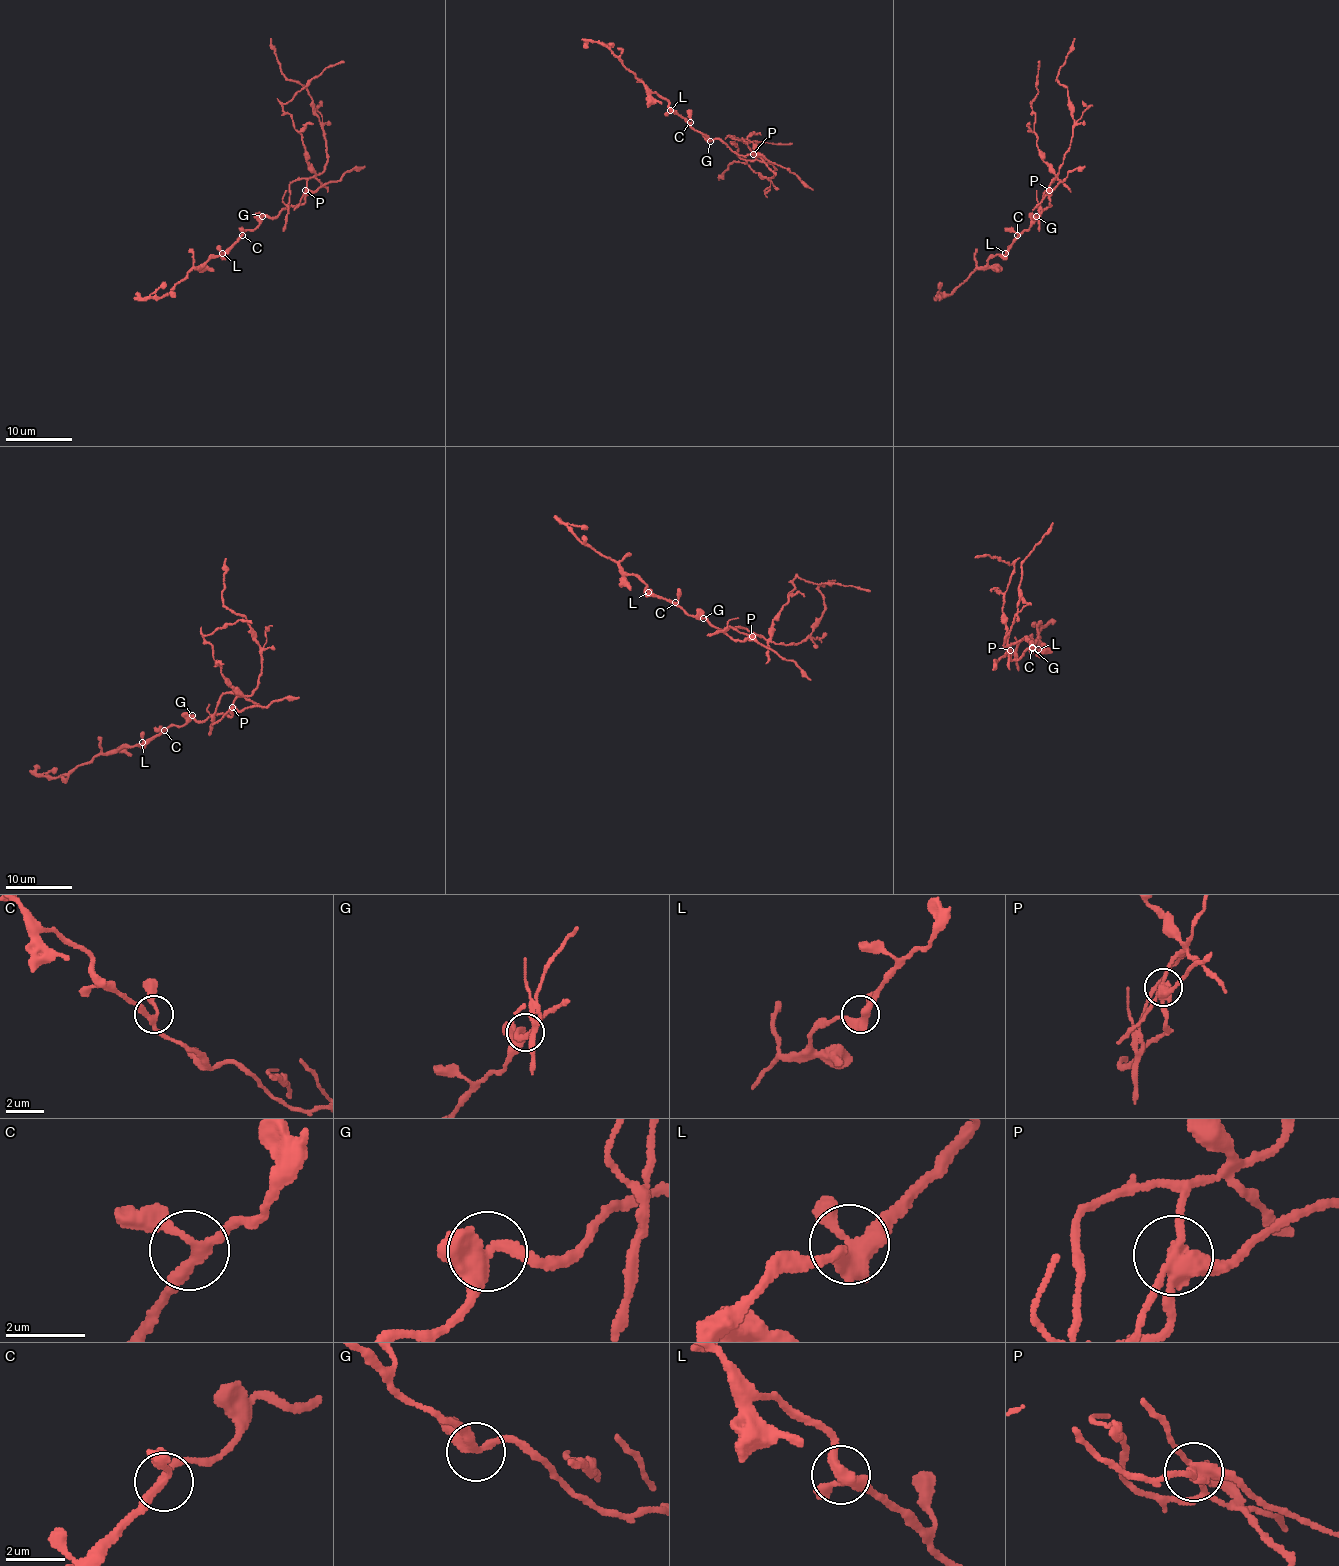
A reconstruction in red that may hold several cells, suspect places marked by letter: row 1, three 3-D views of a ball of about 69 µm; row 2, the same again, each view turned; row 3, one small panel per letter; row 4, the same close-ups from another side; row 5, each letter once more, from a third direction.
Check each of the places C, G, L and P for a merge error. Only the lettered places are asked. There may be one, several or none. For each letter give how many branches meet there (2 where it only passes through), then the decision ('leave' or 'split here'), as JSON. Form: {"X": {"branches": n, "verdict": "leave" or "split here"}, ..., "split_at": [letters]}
{"C": {"branches": 3, "verdict": "leave"}, "G": {"branches": 3, "verdict": "leave"}, "L": {"branches": 3, "verdict": "leave"}, "P": {"branches": 4, "verdict": "split here"}, "split_at": ["P"]}

